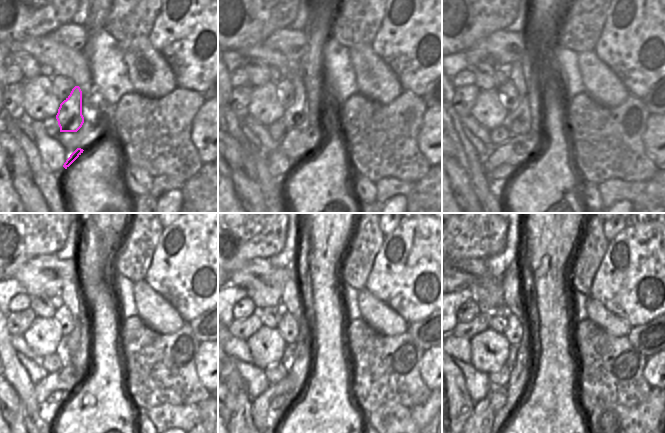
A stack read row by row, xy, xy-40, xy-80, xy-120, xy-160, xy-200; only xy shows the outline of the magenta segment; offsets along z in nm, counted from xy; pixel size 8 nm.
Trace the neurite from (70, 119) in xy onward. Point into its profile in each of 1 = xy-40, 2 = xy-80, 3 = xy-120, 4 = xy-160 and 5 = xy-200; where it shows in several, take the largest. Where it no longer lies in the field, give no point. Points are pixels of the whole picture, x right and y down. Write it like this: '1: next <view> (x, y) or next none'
1: next xy-40 (295, 117)
2: next xy-80 (518, 121)
3: next xy-120 (67, 296)
4: next xy-160 (293, 300)
5: next xy-200 (514, 299)

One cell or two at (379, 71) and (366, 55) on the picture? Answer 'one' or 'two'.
one

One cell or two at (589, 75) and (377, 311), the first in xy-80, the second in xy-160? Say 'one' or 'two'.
one

